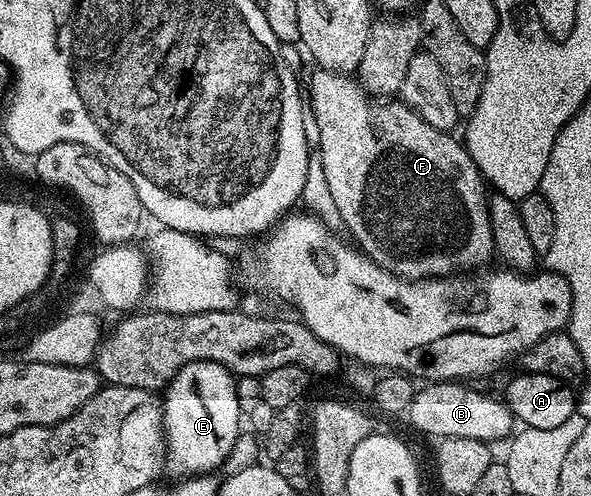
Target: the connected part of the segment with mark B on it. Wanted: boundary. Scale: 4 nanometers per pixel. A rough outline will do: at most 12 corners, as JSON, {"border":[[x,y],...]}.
{"border":[[430,381],[408,418],[435,440],[509,440],[514,415],[462,381]]}

